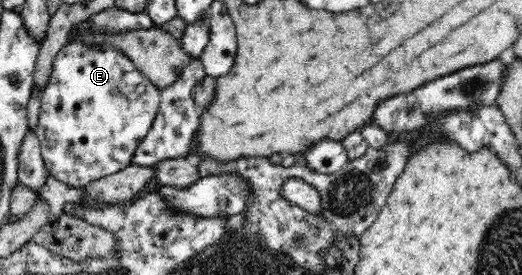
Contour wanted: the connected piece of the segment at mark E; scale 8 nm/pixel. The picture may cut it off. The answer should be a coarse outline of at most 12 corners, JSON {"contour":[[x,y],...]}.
{"contour":[[66,43],[41,92],[47,172],[131,165],[161,90],[110,46]]}

